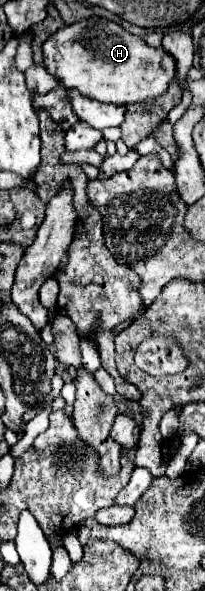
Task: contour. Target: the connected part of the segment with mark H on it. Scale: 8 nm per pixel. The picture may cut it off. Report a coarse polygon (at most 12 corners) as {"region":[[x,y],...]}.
{"region":[[98,16],[42,46],[66,90],[98,102],[158,98],[176,78],[164,48]]}

